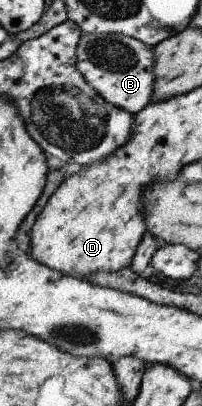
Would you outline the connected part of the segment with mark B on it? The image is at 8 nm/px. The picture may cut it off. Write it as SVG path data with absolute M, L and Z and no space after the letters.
M83 33L77 44L76 68L101 98L111 105L119 106L119 109L127 110L129 114L137 115L153 100L154 48L135 38L118 33Z

